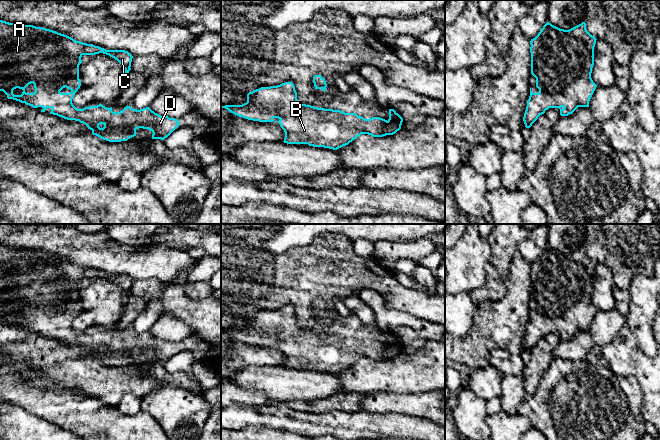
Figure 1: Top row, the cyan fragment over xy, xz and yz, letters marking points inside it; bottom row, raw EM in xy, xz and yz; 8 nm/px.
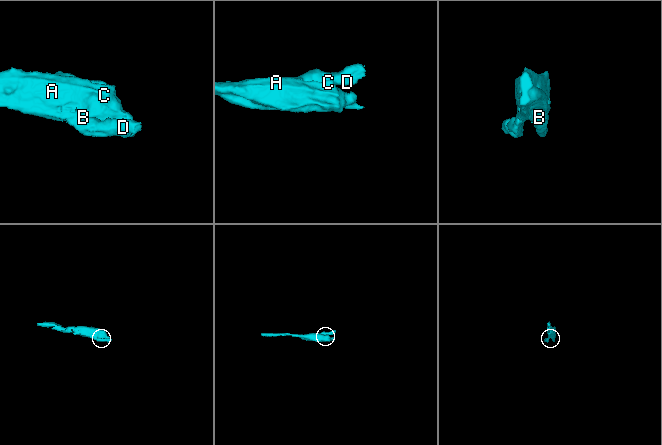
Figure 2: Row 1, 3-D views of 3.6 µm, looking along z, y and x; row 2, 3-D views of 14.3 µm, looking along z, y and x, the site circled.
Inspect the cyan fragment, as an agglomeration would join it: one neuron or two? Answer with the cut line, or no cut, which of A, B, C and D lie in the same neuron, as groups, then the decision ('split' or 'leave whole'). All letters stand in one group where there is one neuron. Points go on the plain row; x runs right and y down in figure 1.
no cut; A B C D; leave whole

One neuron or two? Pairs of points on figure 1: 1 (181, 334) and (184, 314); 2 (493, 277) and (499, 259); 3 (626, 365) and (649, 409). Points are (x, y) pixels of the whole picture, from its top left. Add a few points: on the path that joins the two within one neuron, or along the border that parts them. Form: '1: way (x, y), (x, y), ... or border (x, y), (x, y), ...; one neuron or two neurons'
1: border (178, 319), (193, 334); two neurons
2: border (492, 264), (502, 278); two neurons
3: way (638, 372), (649, 383), (649, 397); one neuron

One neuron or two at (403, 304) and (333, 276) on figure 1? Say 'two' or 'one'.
one

